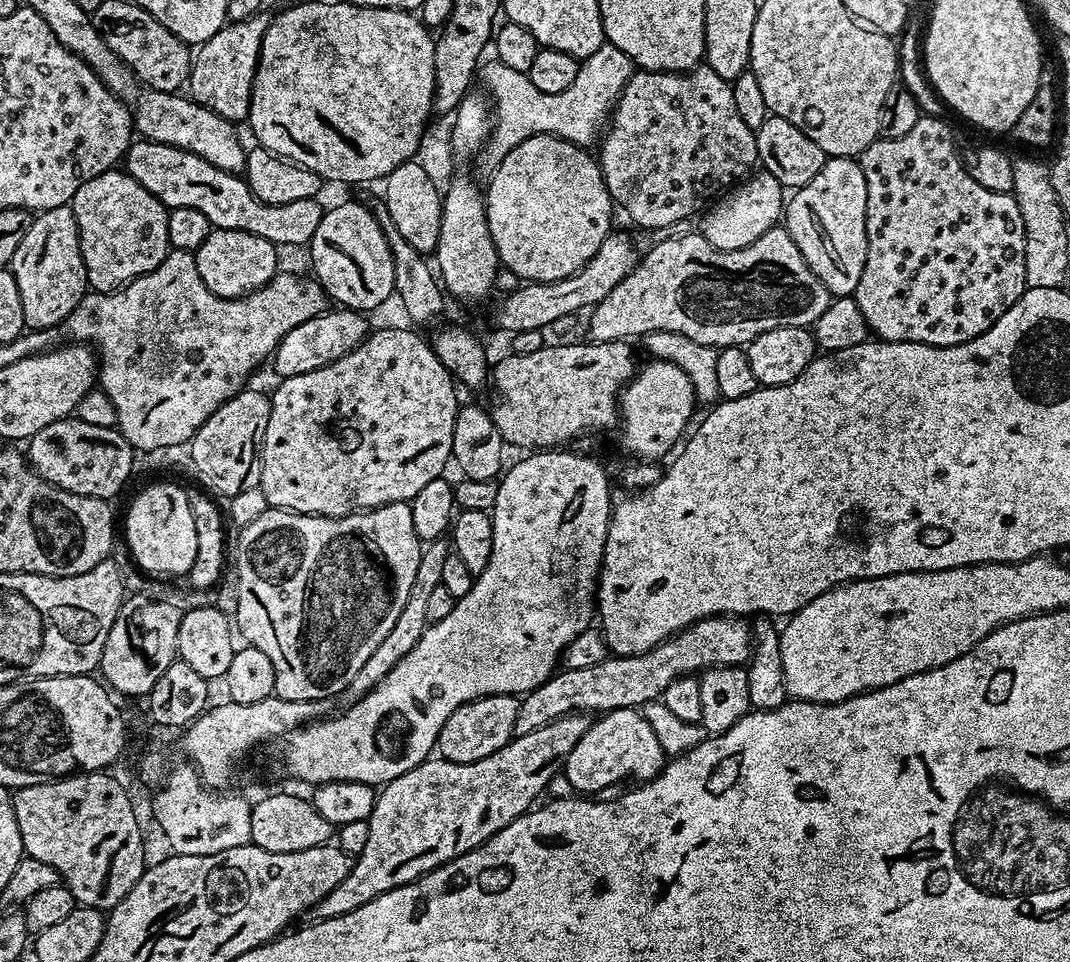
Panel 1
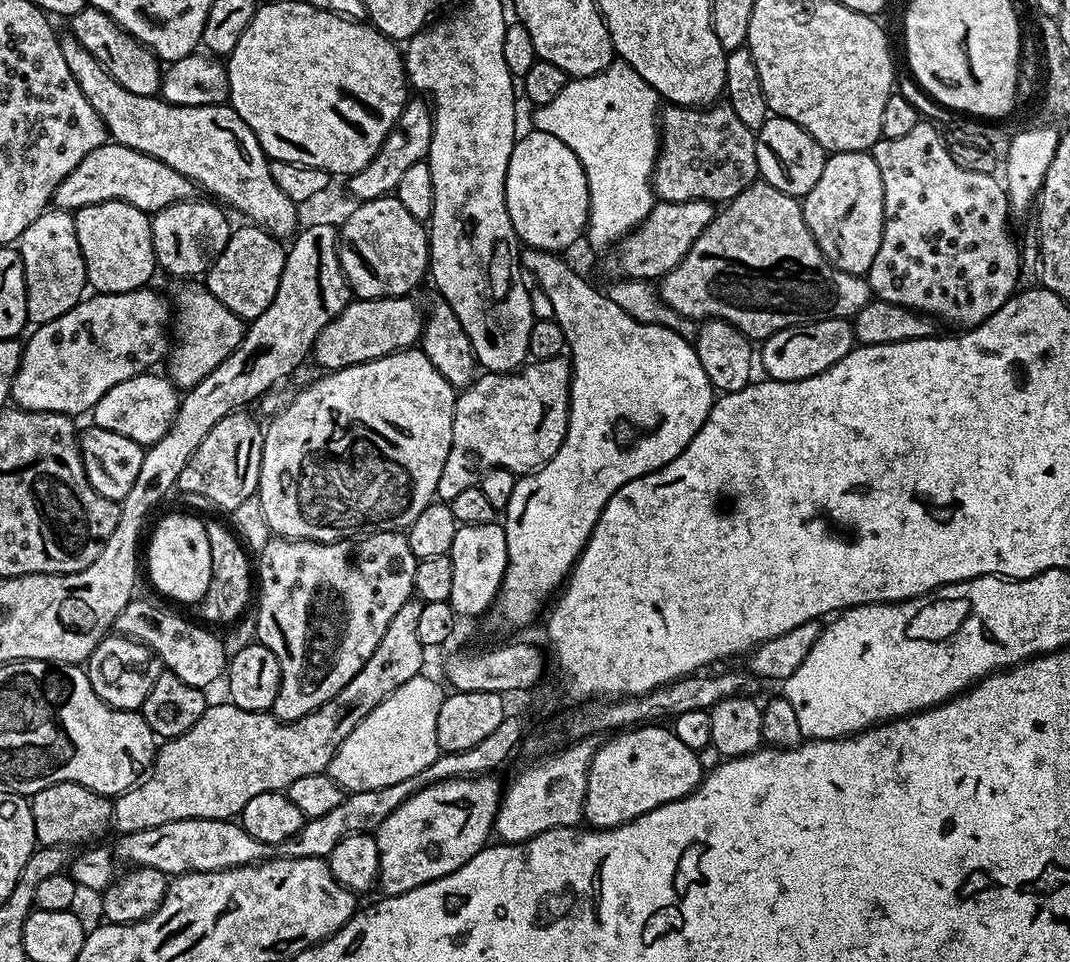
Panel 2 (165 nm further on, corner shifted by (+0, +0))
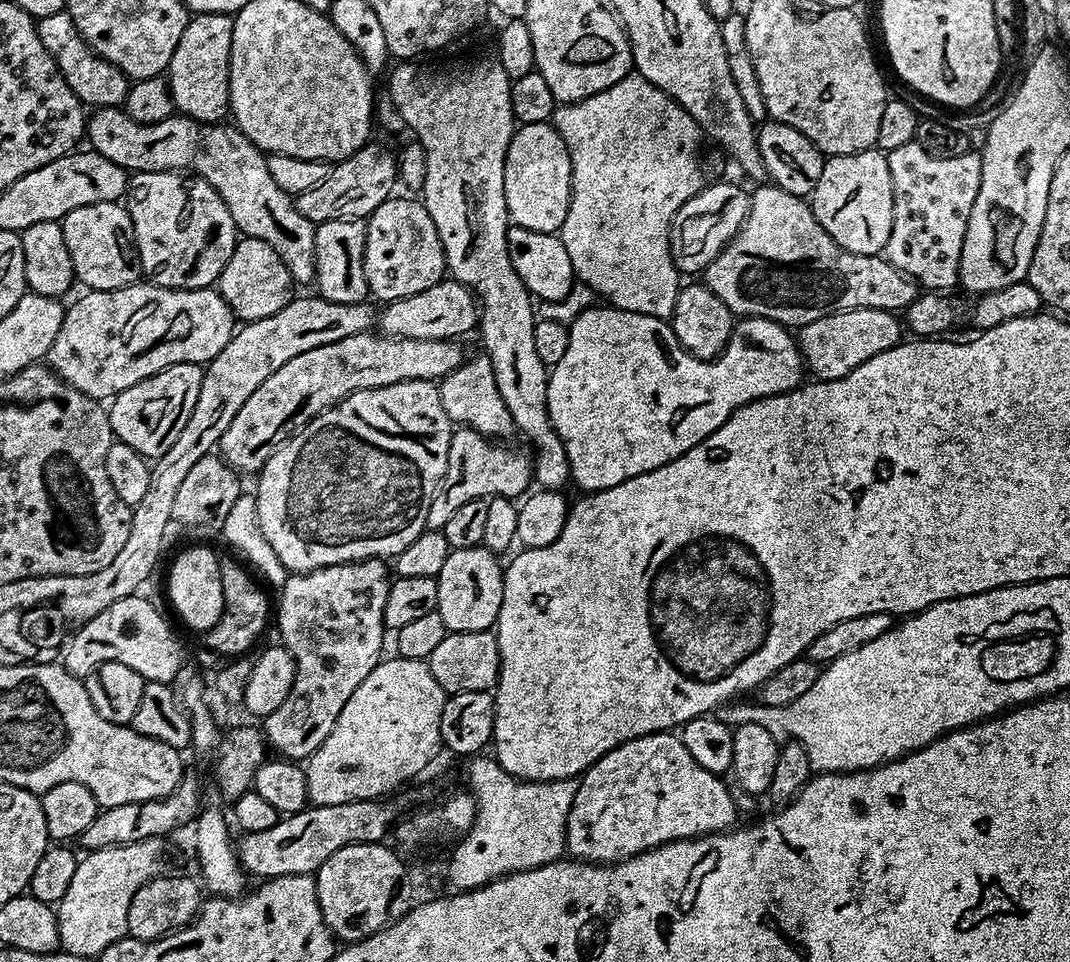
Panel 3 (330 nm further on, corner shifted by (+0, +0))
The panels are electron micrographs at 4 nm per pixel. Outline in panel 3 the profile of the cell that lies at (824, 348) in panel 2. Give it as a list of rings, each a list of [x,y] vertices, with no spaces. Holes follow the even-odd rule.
[[[855,308],[803,325],[798,332],[798,343],[807,371],[809,368],[817,380],[833,380],[850,374],[850,370],[862,366],[866,358],[874,358],[874,354],[882,354],[882,350],[890,350],[901,343],[902,320],[898,317],[896,312],[877,308]]]

